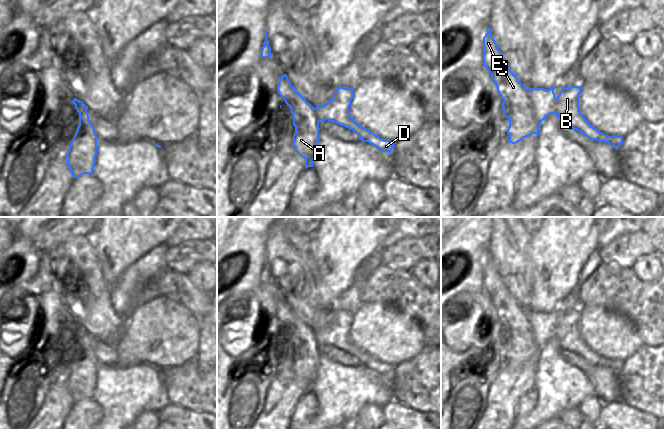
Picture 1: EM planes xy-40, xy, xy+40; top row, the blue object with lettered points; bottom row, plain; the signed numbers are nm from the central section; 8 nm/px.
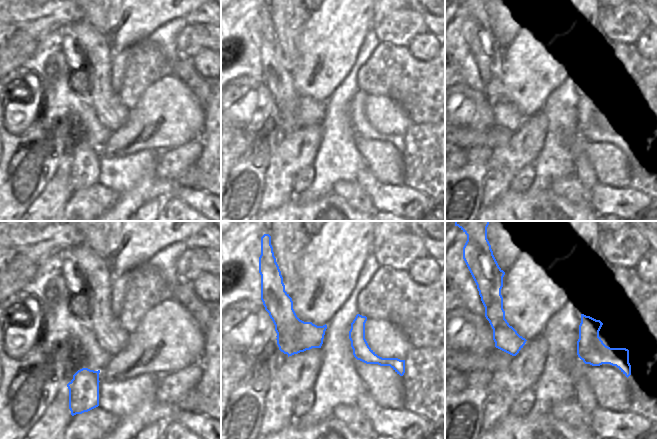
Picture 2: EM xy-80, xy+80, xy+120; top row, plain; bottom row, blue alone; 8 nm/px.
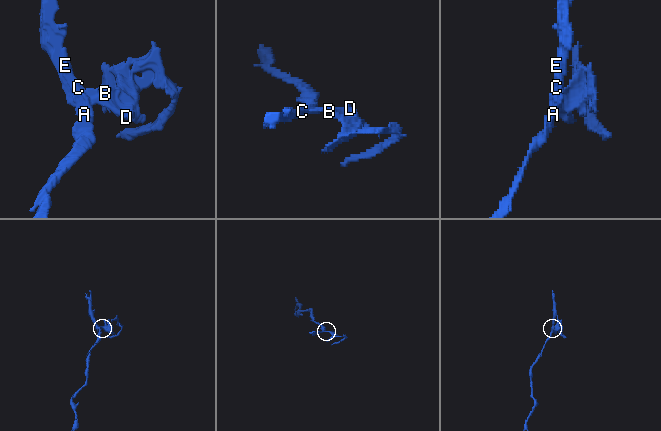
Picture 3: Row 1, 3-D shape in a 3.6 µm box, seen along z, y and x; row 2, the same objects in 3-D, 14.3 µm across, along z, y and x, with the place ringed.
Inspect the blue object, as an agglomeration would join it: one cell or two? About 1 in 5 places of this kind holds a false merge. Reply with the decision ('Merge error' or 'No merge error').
Merge error.

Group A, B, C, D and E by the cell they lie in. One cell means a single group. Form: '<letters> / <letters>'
A C E / B D

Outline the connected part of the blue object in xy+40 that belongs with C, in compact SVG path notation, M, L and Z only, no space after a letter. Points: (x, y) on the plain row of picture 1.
M490 252L483 261L483 290L503 323L503 339L509 343L508 366L516 368L532 358L538 360L541 346L537 343L533 323L505 287Z

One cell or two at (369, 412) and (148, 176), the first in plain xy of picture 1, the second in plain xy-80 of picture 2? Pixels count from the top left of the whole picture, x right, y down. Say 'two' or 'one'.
two

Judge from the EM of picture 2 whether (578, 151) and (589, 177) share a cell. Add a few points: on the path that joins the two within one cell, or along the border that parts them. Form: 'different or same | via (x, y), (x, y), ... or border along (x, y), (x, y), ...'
same | via (579, 157), (584, 171)

